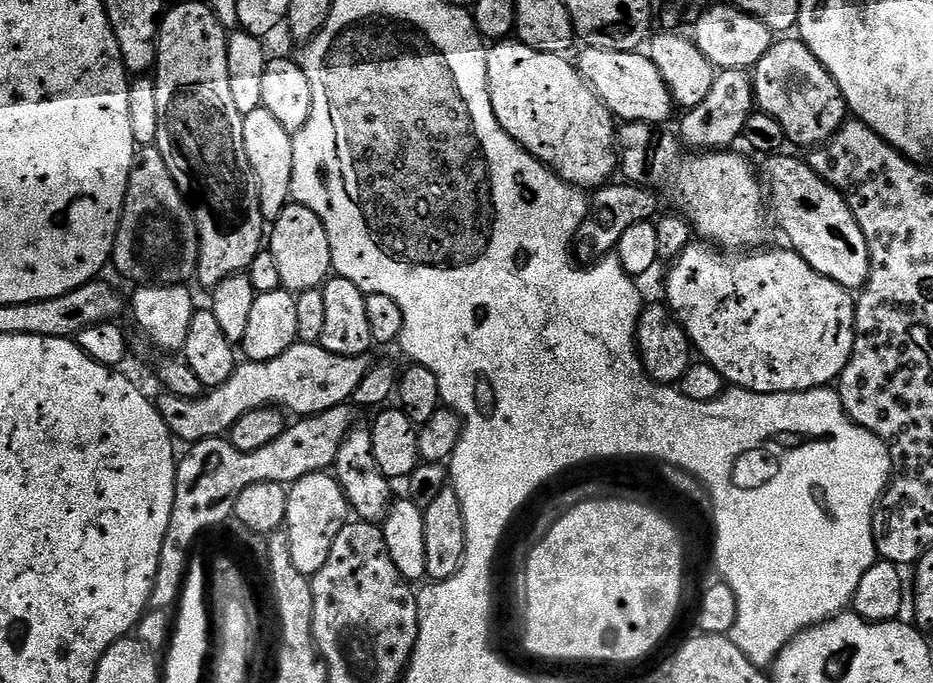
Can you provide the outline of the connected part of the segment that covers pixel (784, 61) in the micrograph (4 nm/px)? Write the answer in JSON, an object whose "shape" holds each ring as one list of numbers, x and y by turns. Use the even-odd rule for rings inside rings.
{"shape":[[780,38,752,72,752,89,756,92,755,107,778,122,789,145,797,144,803,150,811,150,827,144,849,119,848,103,844,101,838,82,814,58,814,54,799,38]]}

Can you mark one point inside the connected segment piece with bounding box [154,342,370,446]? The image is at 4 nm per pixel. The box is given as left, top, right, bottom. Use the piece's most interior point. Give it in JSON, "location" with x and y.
{"location":[307,379]}

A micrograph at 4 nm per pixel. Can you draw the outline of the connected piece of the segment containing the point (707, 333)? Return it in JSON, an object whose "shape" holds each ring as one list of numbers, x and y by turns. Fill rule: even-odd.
{"shape":[[693,242,682,250,682,254,671,265,668,272,668,281,664,284,664,296,666,307,672,311,673,316,684,328,684,333,698,353,703,363,714,366,718,374,722,374,729,385,745,388,748,392,761,392,762,394,774,394,775,392,808,392,812,388,822,388,839,381,842,370,854,350,856,341,856,305,854,296,849,289,838,286,838,282,830,282,818,270,814,270,802,259,797,252,784,248,772,248,769,252,764,250,752,250,747,254,725,254,715,247,704,242]]}

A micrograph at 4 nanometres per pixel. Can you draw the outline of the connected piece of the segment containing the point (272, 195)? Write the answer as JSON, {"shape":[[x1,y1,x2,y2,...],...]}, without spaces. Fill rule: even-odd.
{"shape":[[259,108,254,110,250,115,244,117,244,125,242,126,242,142,246,146,246,158,250,162,250,170,252,171,252,179,256,181,256,188,260,192,260,212,263,214,265,221,275,222,282,214,282,210,290,203,292,194,292,175,294,174,294,146,292,145,293,133,286,130,286,126,282,126,282,122,278,122,278,118,274,118,274,114,270,114,270,110]]}

